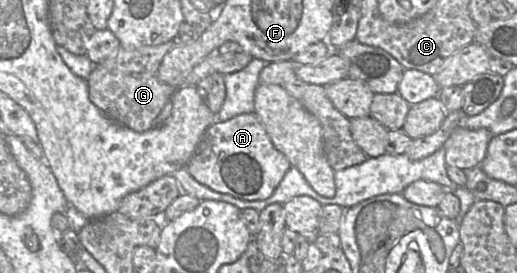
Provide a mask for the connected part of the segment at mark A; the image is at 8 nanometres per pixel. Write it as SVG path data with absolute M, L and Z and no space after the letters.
M255 112L211 124L186 165L189 174L200 184L248 201L271 197L290 167L289 160L274 147Z

